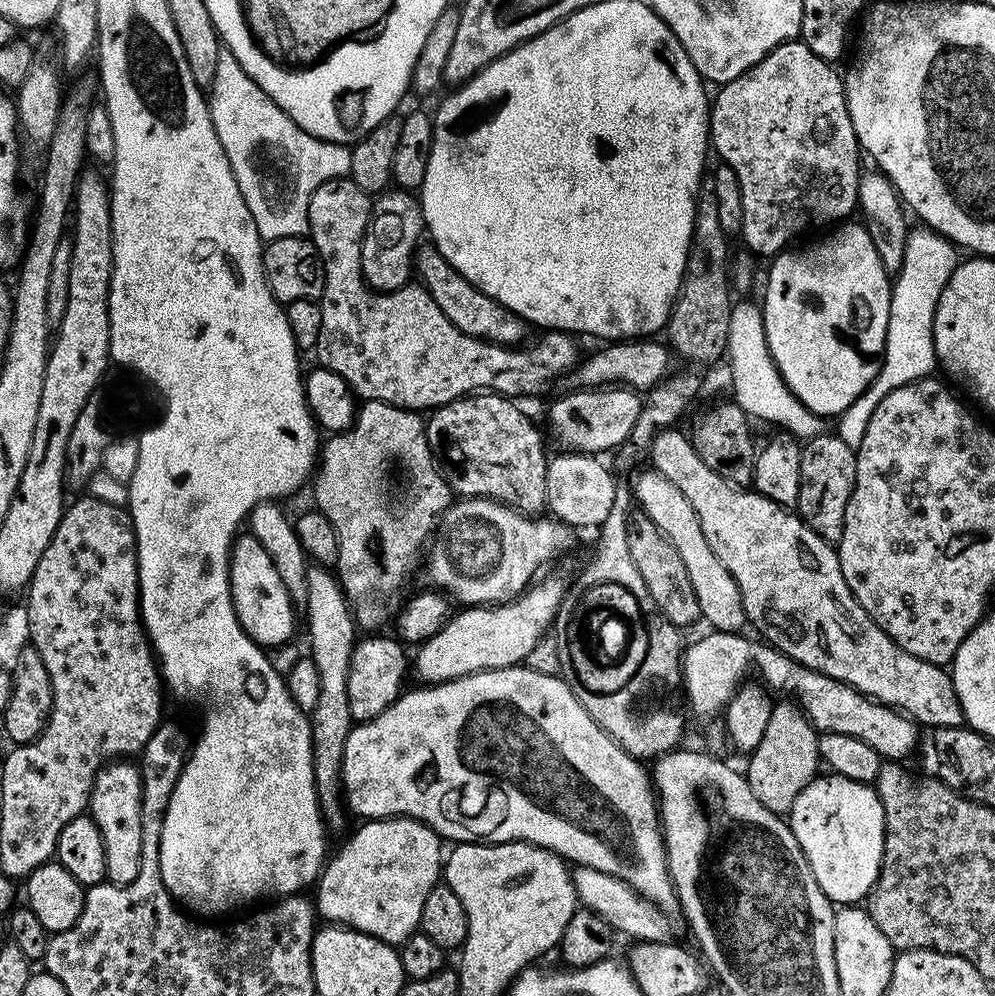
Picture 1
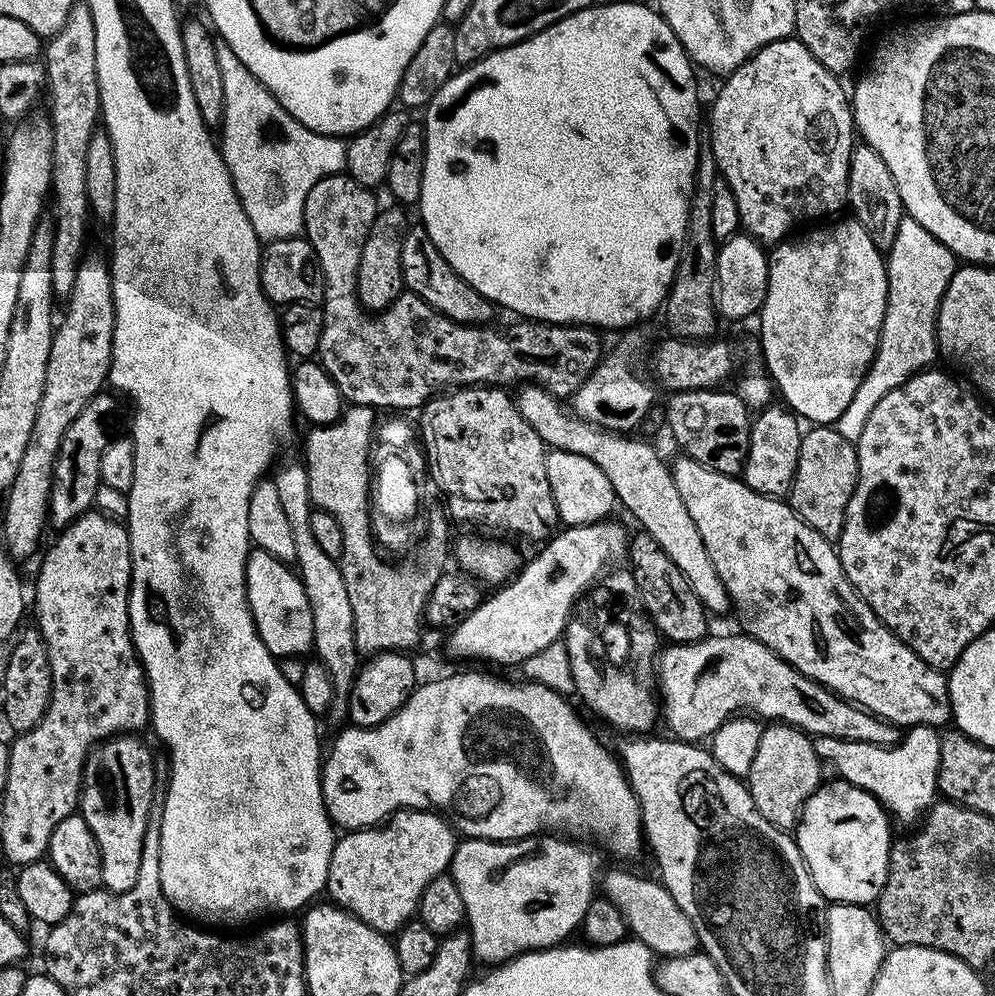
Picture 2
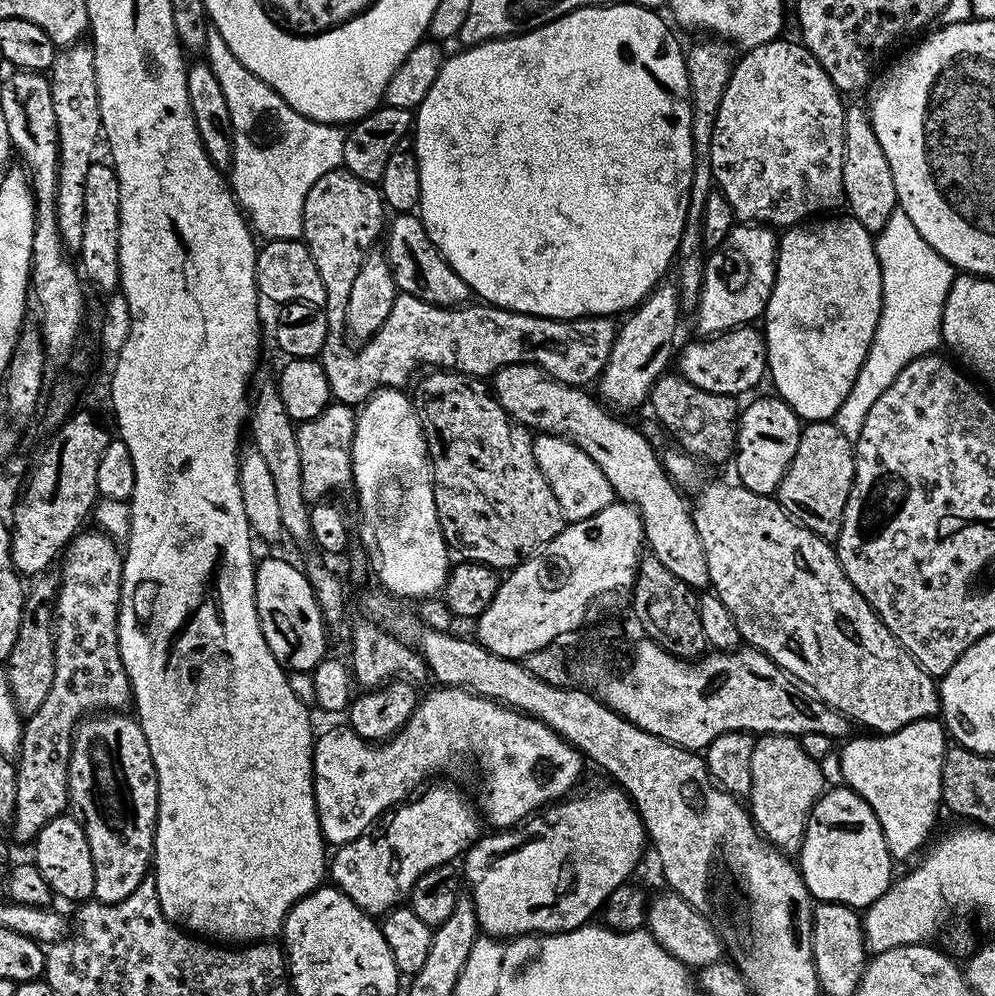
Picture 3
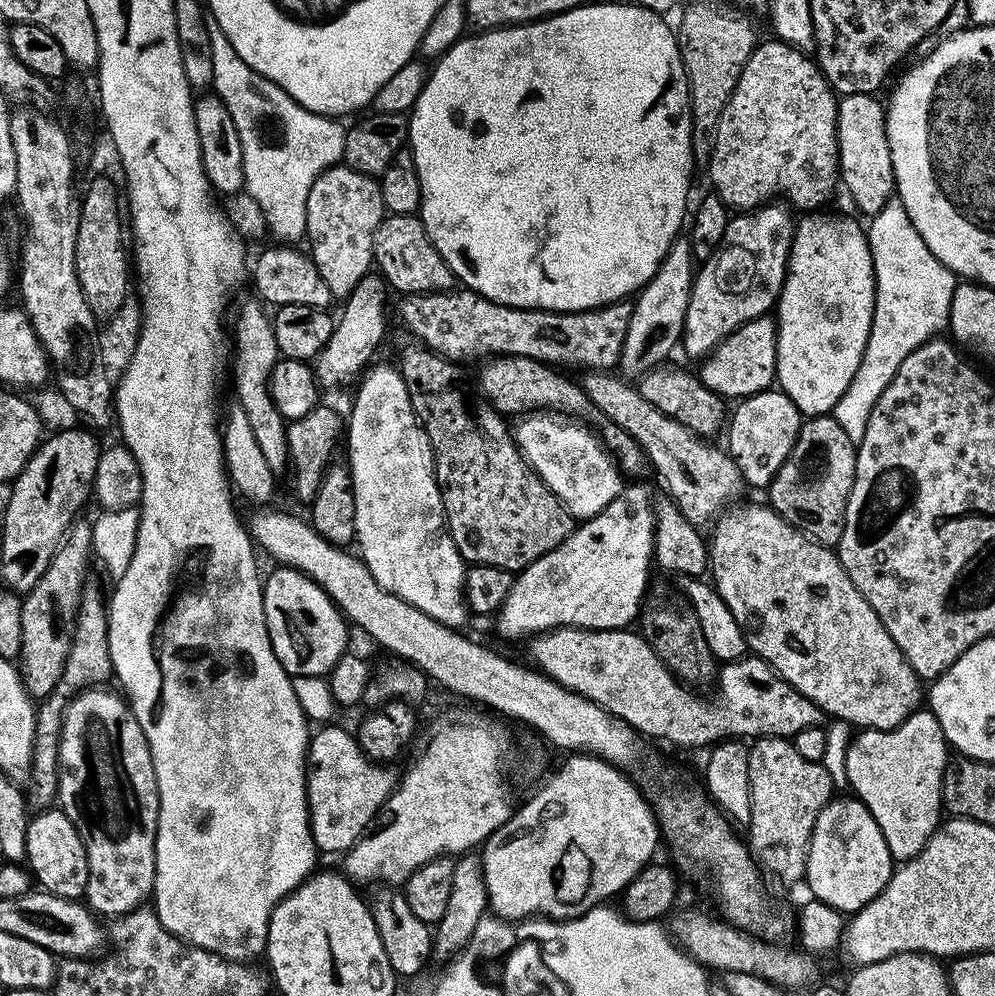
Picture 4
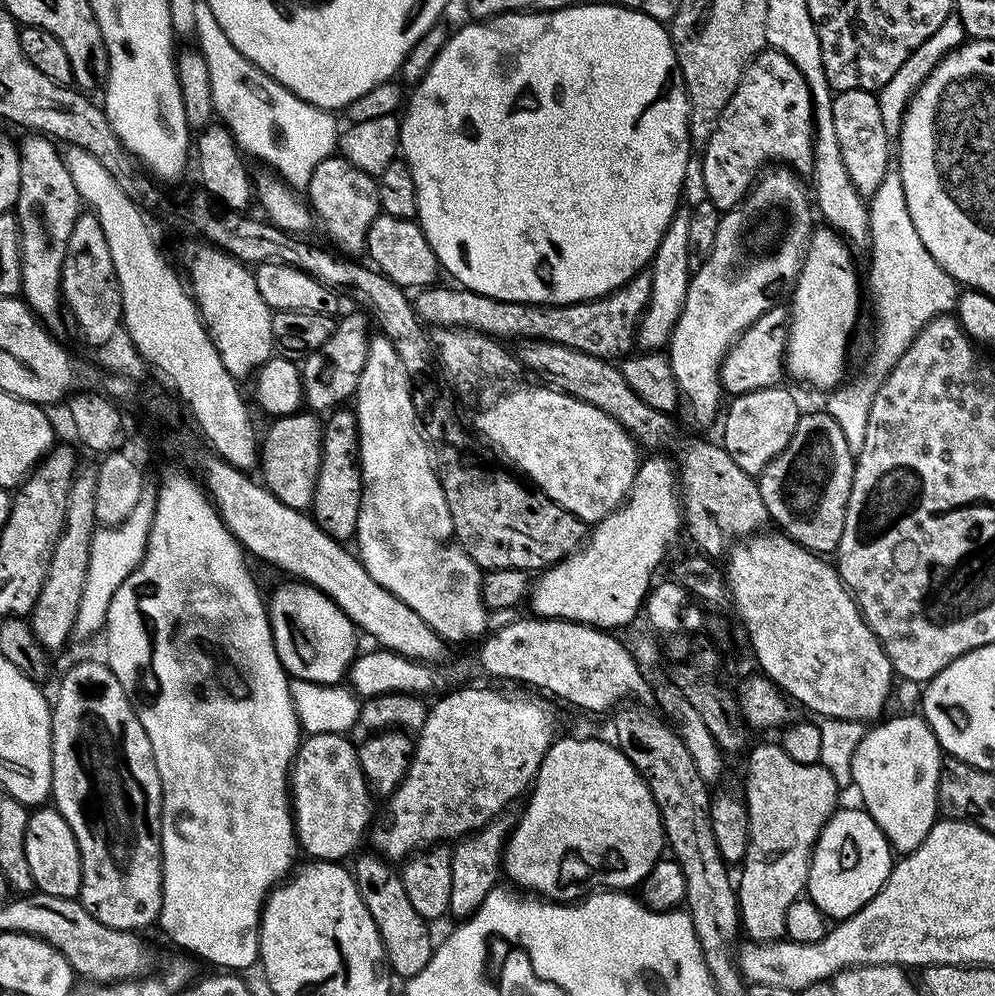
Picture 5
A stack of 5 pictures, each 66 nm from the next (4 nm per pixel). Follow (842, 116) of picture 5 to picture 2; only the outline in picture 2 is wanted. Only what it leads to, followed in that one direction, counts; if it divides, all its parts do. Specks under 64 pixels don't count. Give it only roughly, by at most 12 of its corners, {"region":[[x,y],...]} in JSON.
{"region":[[852,149],[847,207],[882,254],[906,215],[882,154]]}

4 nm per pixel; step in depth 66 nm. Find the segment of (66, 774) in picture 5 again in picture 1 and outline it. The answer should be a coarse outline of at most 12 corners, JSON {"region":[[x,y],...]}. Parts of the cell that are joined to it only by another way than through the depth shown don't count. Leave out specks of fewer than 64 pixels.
{"region":[[109,762],[88,798],[106,880],[142,870],[142,778]]}

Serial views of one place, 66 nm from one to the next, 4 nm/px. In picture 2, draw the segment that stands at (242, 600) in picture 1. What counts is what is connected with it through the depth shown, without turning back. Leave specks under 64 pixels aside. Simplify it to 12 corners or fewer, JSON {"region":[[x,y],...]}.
{"region":[[253,547],[242,592],[277,658],[312,648],[299,575]]}

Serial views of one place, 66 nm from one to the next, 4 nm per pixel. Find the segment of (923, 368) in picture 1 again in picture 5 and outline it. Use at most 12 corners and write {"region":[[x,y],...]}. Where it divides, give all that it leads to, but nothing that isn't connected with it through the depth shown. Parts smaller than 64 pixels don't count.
{"region":[[899,171],[868,201],[876,345],[826,410],[854,454],[916,335],[958,303],[922,246]]}

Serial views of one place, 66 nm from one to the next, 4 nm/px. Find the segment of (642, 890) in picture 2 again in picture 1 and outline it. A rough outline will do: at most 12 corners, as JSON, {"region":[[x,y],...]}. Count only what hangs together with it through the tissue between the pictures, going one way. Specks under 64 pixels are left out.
{"region":[[571,869],[577,901],[636,942],[673,939],[669,913],[602,870]]}

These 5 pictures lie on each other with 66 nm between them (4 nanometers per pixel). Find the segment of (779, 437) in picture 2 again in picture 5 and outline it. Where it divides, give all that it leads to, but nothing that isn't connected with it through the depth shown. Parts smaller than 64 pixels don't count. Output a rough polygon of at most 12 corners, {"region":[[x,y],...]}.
{"region":[[784,386],[733,396],[724,449],[759,477],[794,438]]}

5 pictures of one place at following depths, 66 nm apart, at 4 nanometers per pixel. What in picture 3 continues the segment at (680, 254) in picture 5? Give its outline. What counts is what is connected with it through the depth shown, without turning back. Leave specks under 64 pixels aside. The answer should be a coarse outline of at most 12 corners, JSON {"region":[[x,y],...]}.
{"region":[[664,282],[619,325],[598,381],[609,409],[645,407],[673,363],[679,292]]}

